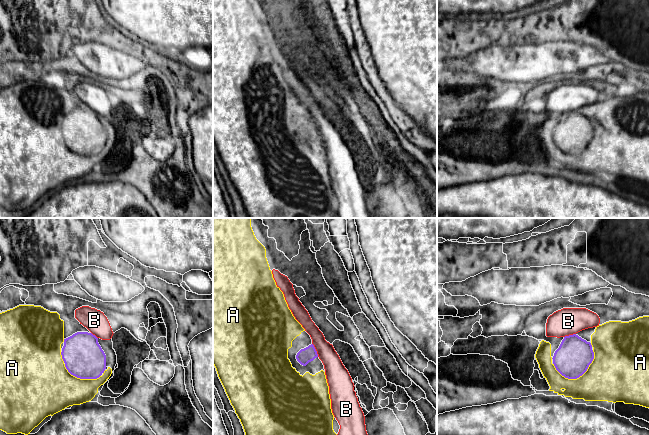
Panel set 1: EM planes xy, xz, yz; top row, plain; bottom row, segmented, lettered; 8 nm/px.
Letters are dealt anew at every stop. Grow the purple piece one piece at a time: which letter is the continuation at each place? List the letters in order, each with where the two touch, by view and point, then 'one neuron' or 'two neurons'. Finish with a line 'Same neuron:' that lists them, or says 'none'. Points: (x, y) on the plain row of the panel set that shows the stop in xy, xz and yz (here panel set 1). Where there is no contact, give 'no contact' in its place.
A: meets purple in yz at (579, 152); one neuron
B: meets purple in xz at (315, 126); two neurons
Same neuron: A

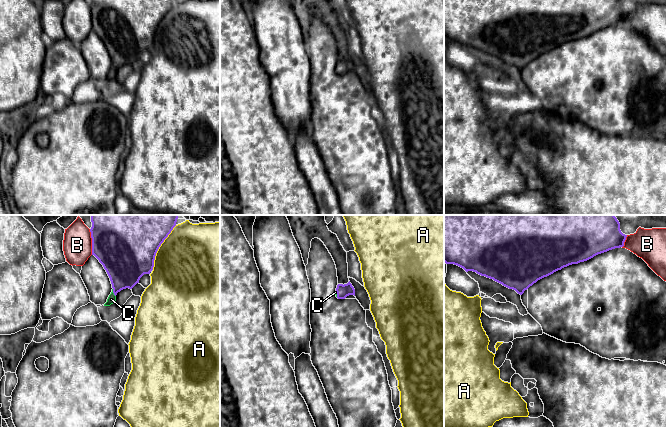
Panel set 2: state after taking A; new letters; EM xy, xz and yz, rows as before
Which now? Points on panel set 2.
A: meets purple in xy at (159, 22); two neurons
B: meets purple in xy at (92, 18); two neurons
C: meets purple in xy at (113, 68); one neuron
Same neuron: C

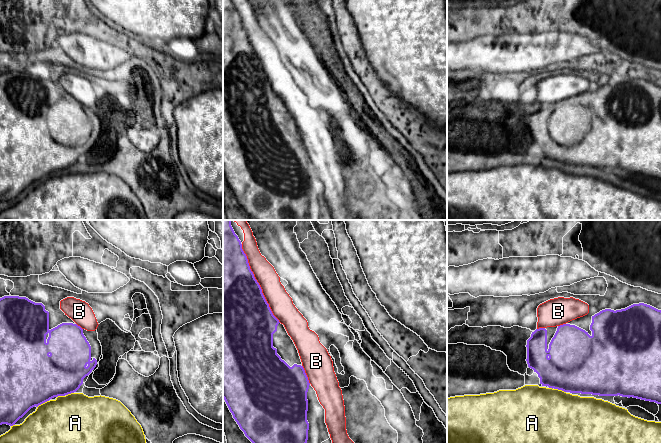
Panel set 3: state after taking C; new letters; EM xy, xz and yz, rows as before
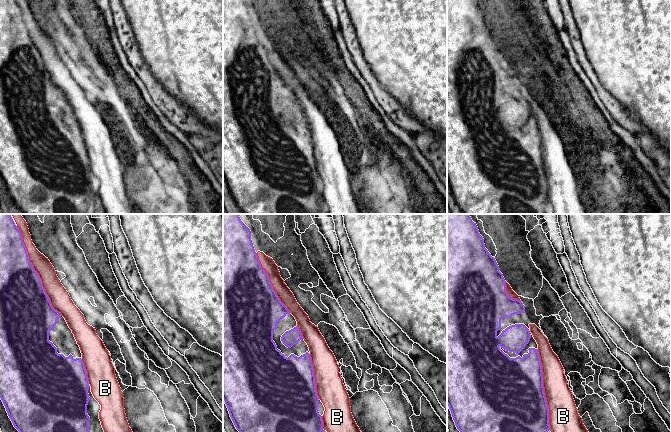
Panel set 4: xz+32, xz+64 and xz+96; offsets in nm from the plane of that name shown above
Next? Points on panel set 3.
A: meets purple in xy at (42, 179); two neurons
B: meets purple in xz at (258, 59); two neurons
Same neuron: none

